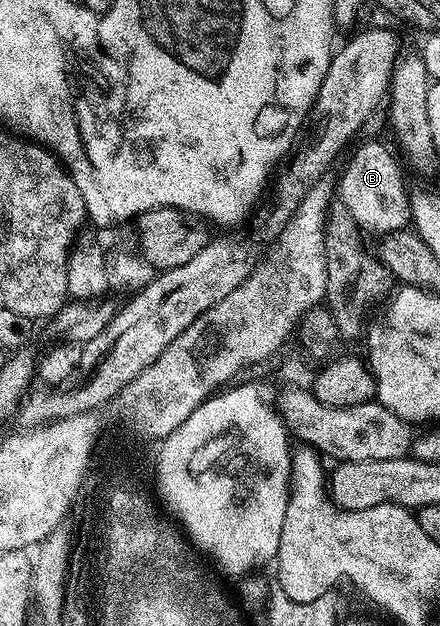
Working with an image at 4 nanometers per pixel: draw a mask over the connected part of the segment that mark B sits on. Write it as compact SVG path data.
M362 141L350 150L351 158L348 159L343 174L337 177L338 200L349 207L349 215L353 215L364 234L394 235L399 230L406 230L411 221L409 185L403 182L399 161L391 154L389 146L382 145L379 141Z

